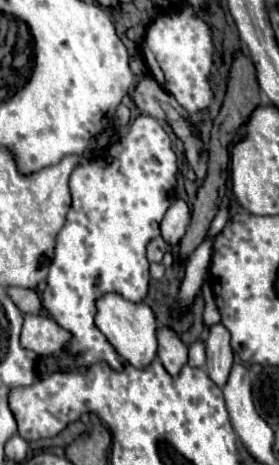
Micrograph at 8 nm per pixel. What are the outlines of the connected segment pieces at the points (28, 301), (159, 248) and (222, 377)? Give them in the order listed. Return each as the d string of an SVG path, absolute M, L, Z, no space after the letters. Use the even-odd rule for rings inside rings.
M8 287L8 297L14 301L14 305L22 313L40 313L42 303L34 289L22 289L22 287Z
M162 237L152 239L148 243L148 261L150 263L162 263L162 257L164 257L166 251L168 251L168 245L166 245L166 241Z
M214 325L208 329L206 335L206 371L208 377L218 385L224 387L230 369L234 365L234 353L230 347L230 333L224 325Z

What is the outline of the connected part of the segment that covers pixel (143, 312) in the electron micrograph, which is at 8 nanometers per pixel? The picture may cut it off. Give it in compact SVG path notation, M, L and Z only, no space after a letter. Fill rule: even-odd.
M108 293L96 303L98 313L96 313L96 325L98 329L106 335L106 339L114 345L114 349L122 355L124 361L134 365L136 369L148 367L156 355L158 355L158 327L152 309L146 303L134 305L120 297L118 293Z

